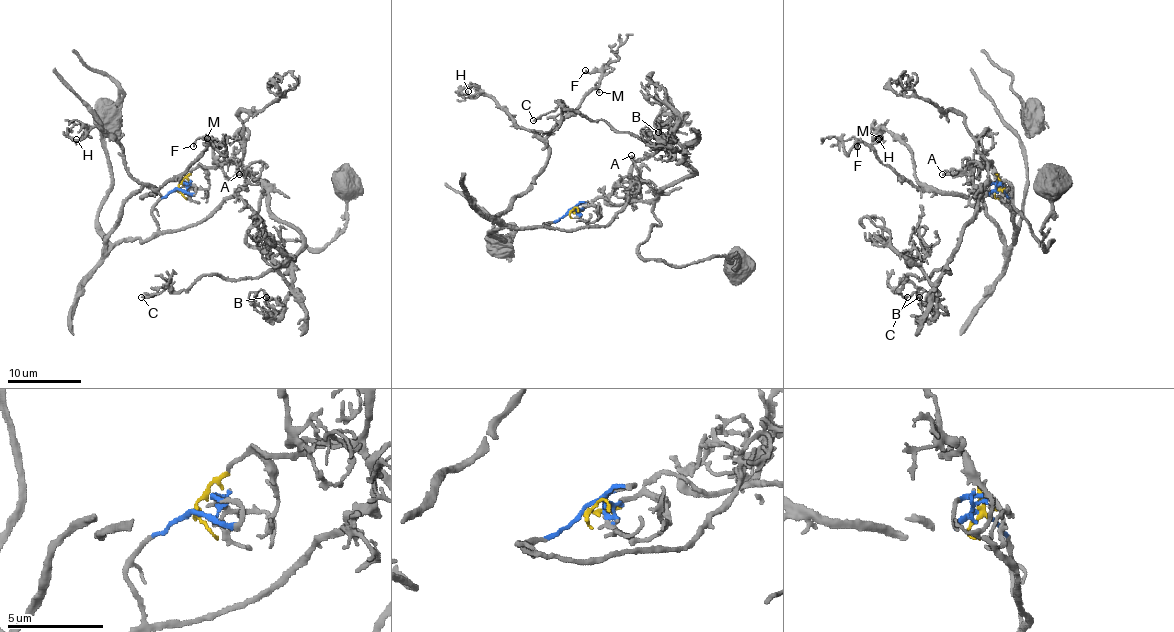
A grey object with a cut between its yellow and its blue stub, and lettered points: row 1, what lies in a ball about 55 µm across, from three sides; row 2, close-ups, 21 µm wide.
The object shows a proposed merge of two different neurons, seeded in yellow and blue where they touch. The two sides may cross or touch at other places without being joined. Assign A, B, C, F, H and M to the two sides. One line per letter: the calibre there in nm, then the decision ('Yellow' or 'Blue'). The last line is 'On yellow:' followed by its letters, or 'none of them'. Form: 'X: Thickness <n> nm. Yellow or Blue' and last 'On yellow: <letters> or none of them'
A: Thickness 80 nm. Blue
B: Thickness 170 nm. Yellow
C: Thickness 120 nm. Yellow
F: Thickness 140 nm. Blue
H: Thickness 180 nm. Blue
M: Thickness 130 nm. Blue
On yellow: B, C

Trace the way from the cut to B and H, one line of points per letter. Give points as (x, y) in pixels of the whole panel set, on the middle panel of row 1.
B: (570, 212), (579, 212), (605, 197), (616, 205), (651, 201), (692, 173), (684, 151), (648, 144), (659, 133)
H: (568, 212), (545, 223), (550, 227), (510, 228), (499, 217), (543, 166), (548, 147), (491, 98), (467, 90)

